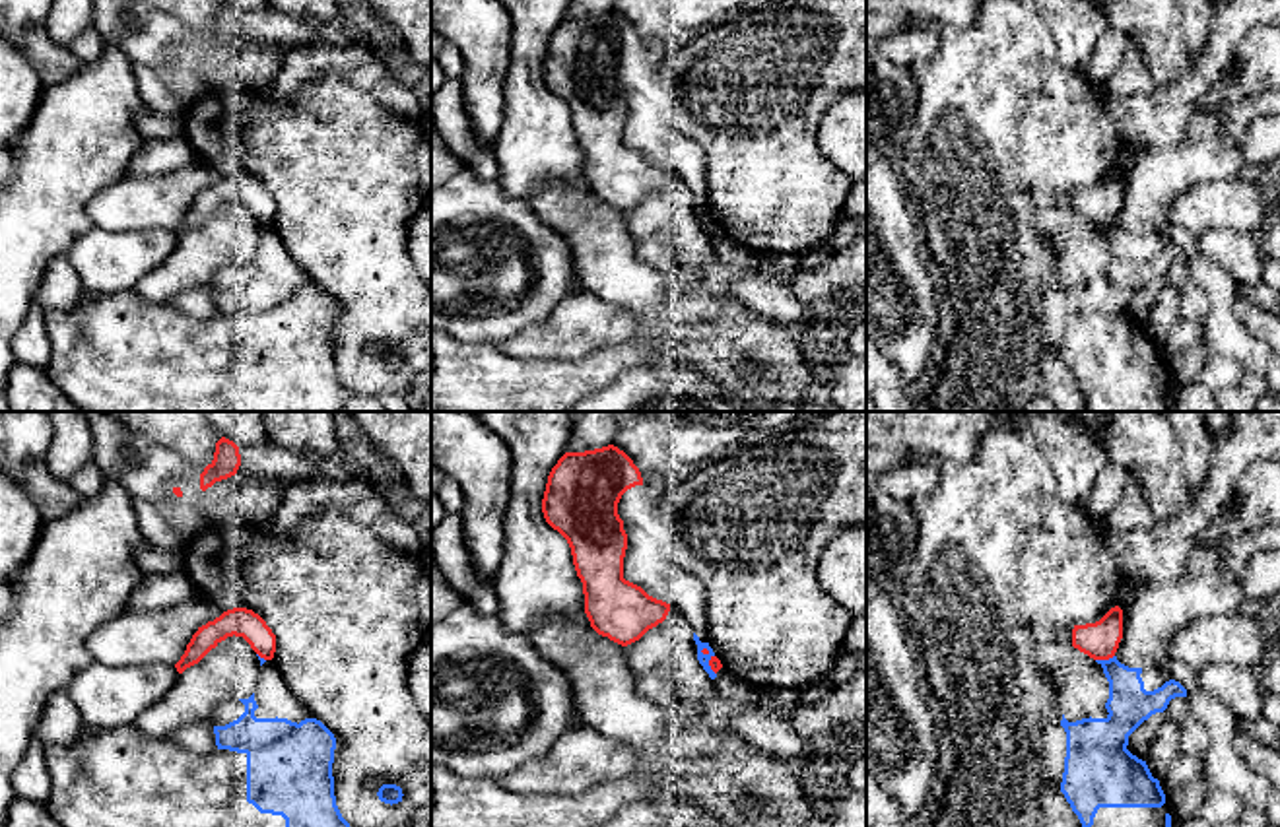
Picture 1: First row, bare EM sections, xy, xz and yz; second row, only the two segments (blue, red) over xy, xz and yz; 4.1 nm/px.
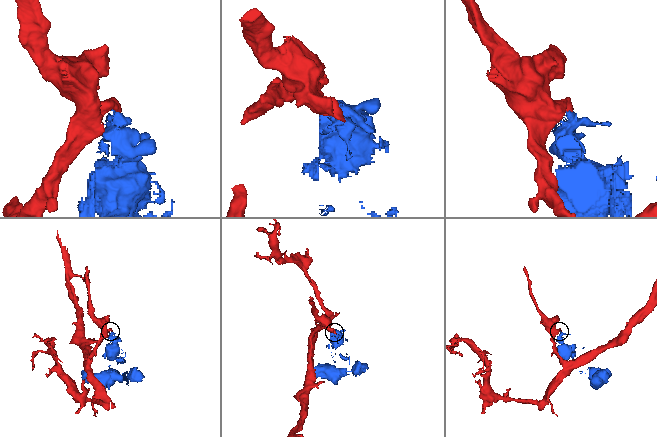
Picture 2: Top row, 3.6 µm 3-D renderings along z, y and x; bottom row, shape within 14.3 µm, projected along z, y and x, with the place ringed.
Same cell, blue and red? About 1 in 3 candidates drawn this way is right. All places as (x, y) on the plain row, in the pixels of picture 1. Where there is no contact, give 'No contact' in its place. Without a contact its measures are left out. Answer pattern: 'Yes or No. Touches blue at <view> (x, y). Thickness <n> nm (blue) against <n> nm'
No. Touches blue at yz (1104, 226). Thickness 180 nm (blue) against 160 nm

